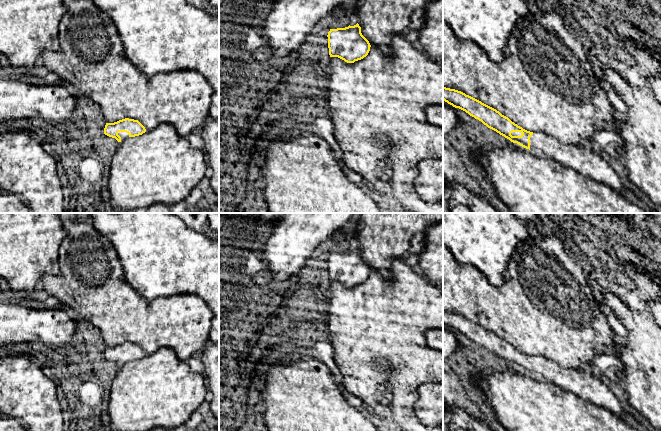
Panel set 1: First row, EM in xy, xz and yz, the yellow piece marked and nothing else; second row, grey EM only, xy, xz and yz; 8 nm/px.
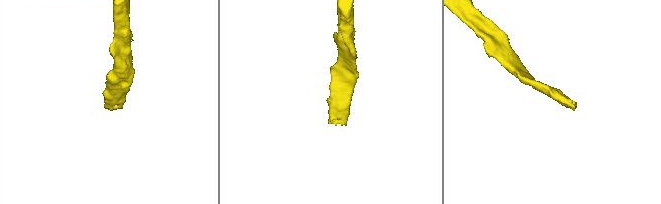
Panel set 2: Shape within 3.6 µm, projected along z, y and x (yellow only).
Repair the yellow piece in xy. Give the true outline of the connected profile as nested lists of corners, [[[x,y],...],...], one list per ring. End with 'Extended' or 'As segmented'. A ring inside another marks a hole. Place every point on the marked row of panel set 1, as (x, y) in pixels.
[[[125,118],[114,123],[106,123],[104,134],[122,142],[129,137],[142,135],[146,132],[145,127],[134,119]]]. Extended

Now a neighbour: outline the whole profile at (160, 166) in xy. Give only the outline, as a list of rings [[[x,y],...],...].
[[[160,124],[156,129],[120,142],[110,162],[108,180],[110,204],[116,211],[131,213],[137,213],[140,208],[147,209],[156,203],[170,206],[184,200],[208,173],[204,150],[192,147],[189,140],[180,136],[172,125]]]

